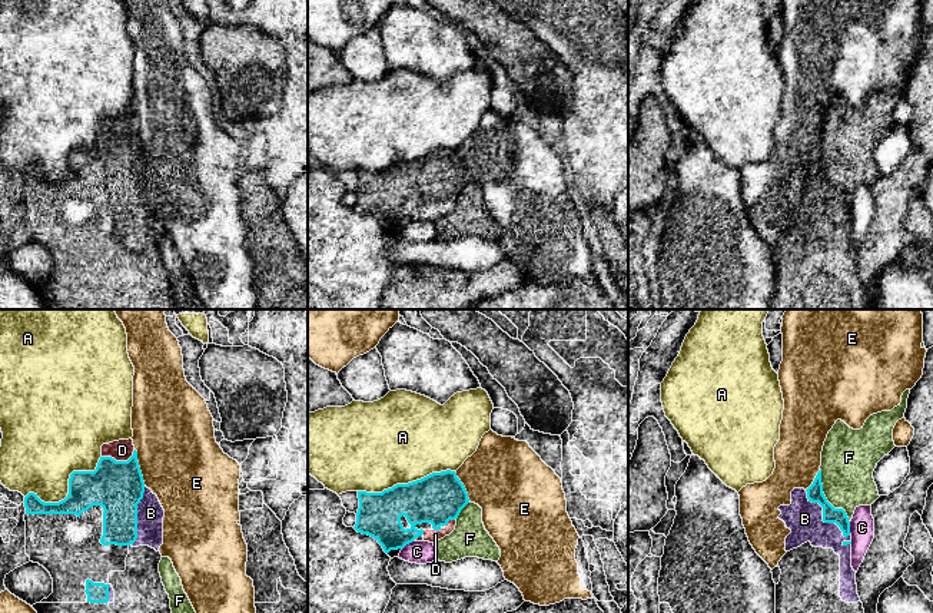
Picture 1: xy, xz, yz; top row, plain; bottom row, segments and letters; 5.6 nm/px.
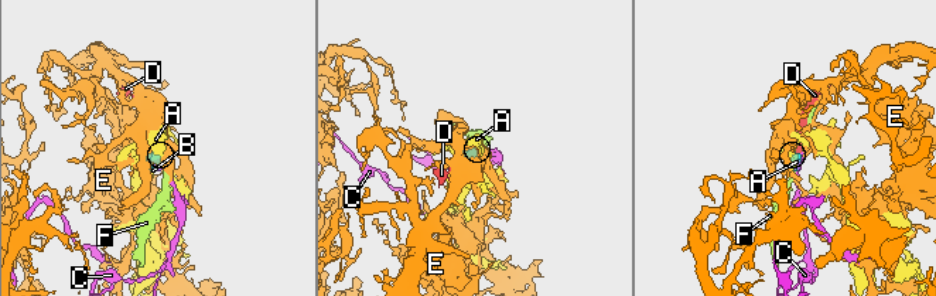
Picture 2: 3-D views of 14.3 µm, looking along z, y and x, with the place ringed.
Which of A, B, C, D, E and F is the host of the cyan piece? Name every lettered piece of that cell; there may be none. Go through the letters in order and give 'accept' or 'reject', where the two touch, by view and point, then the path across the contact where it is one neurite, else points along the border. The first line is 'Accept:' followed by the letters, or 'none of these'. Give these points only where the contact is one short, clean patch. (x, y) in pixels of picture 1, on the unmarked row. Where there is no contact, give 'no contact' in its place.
Accept: B, D
A: reject; contact xy (69, 166)
B: accept; contact yz (823, 198)
C: reject; contact yz (849, 206)
D: accept; contact xy (119, 141); way xy (118, 165), (119, 141), (122, 129)
E: reject; contact xy (139, 146); border xy (135, 128), (145, 163)
F: reject; contact yz (826, 178); border yz (820, 148), (824, 176), (834, 186), (840, 186), (849, 201)

